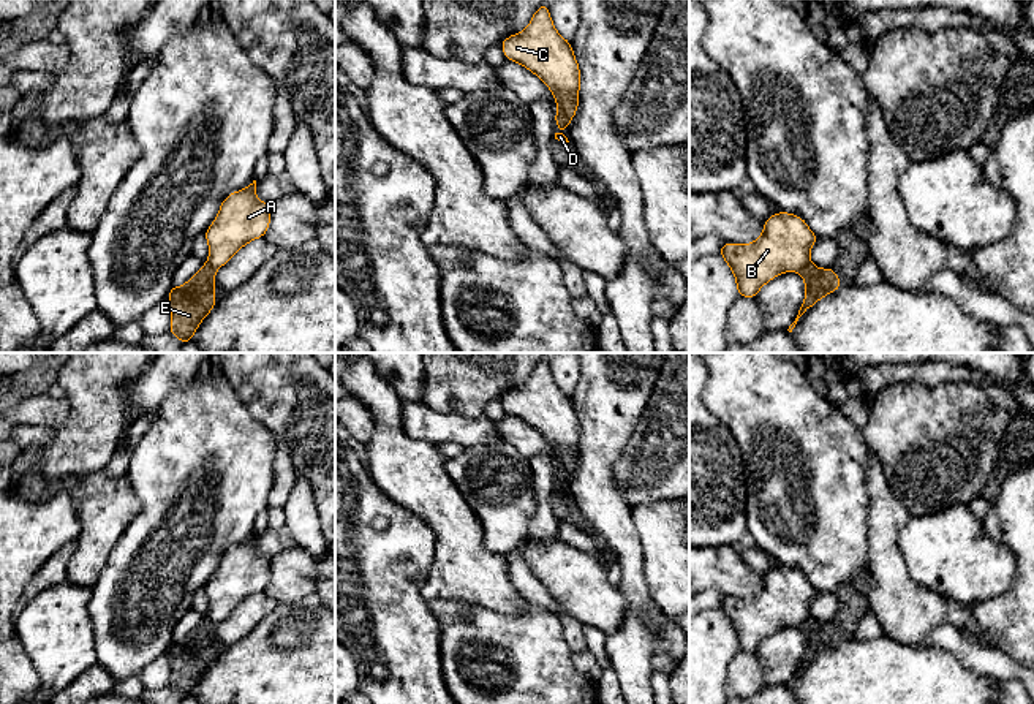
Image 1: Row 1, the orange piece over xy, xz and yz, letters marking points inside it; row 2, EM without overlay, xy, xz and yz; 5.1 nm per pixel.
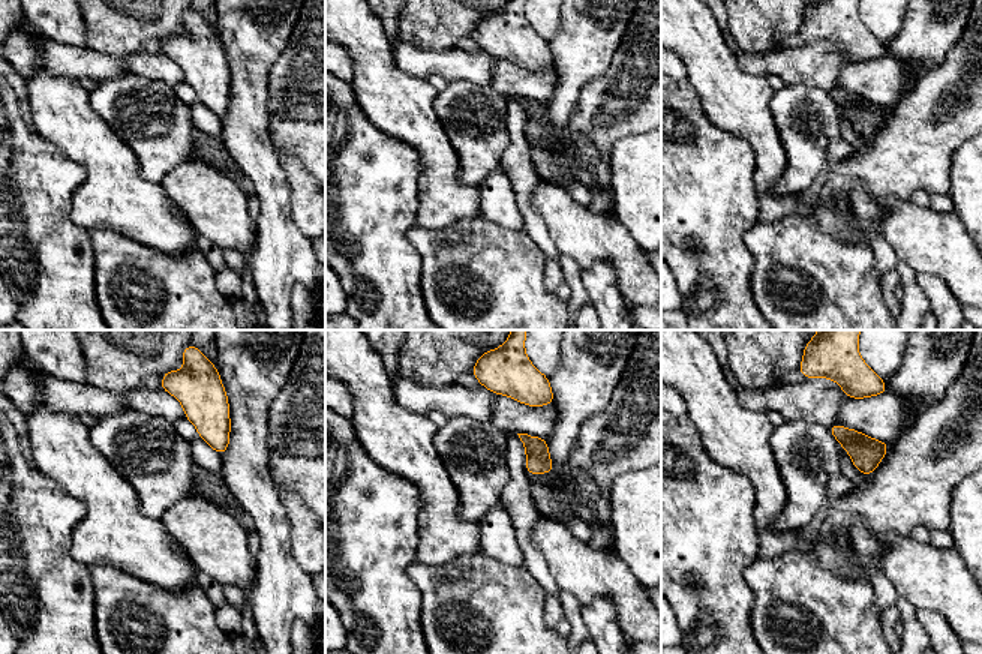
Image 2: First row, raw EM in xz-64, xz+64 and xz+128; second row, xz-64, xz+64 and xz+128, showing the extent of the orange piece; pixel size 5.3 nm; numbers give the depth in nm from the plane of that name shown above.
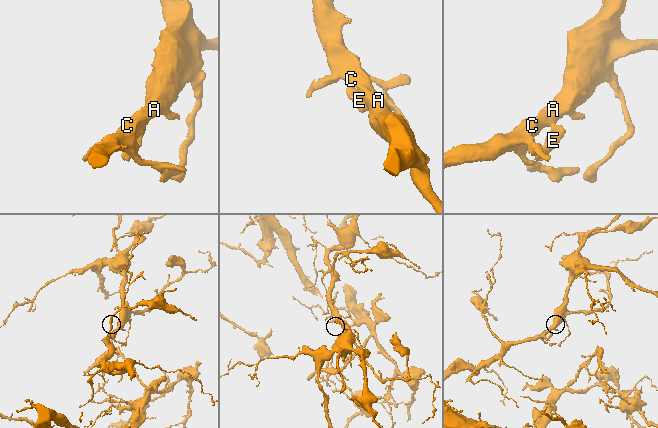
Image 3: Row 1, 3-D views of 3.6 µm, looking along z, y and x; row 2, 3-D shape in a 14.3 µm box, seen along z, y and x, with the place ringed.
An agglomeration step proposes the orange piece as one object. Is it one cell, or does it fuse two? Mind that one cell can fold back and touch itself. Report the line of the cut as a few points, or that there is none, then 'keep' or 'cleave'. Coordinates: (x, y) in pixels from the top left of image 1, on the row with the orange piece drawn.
xz (558, 108), (569, 121) | cleave

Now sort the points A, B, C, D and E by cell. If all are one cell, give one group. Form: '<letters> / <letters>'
A B C / D E

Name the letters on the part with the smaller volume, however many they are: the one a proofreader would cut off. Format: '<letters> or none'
D, E

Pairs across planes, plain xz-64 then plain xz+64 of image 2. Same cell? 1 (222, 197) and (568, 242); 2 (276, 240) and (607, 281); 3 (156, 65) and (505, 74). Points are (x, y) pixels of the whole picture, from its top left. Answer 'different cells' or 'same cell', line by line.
1: same cell
2: same cell
3: same cell

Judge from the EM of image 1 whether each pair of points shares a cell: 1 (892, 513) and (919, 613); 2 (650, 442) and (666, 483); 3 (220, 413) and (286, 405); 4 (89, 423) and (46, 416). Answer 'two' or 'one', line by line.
1: one
2: one
3: two
4: two

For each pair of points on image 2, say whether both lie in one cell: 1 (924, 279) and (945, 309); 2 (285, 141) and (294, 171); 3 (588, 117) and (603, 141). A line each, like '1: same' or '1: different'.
1: same
2: different
3: same

